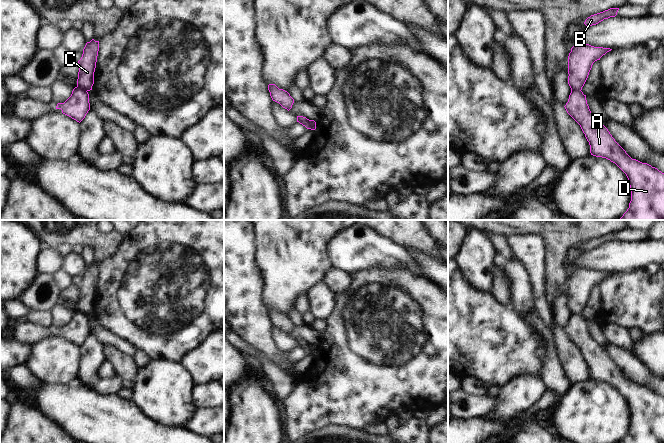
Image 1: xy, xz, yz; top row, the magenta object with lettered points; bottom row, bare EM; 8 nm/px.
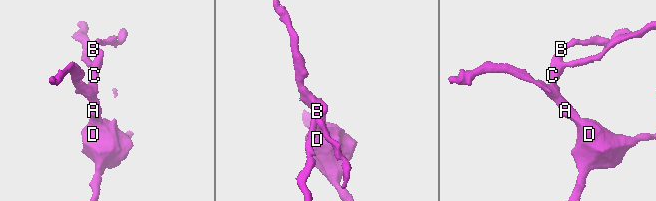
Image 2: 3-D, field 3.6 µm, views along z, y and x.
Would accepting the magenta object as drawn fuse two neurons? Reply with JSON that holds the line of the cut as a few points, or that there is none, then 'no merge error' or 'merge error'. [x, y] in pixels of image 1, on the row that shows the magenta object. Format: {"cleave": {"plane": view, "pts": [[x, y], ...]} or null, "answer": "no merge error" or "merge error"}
{"cleave": {"plane": "xy", "pts": [[77, 86], [86, 91]]}, "answer": "merge error"}

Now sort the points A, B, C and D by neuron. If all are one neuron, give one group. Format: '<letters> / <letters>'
A D / B C

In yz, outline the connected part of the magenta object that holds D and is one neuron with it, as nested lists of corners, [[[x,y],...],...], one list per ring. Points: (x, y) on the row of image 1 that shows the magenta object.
[[[571,90],[564,107],[580,125],[589,142],[591,155],[610,160],[627,176],[631,201],[620,219],[664,220],[664,173],[632,159],[608,129],[593,116],[582,91]]]

